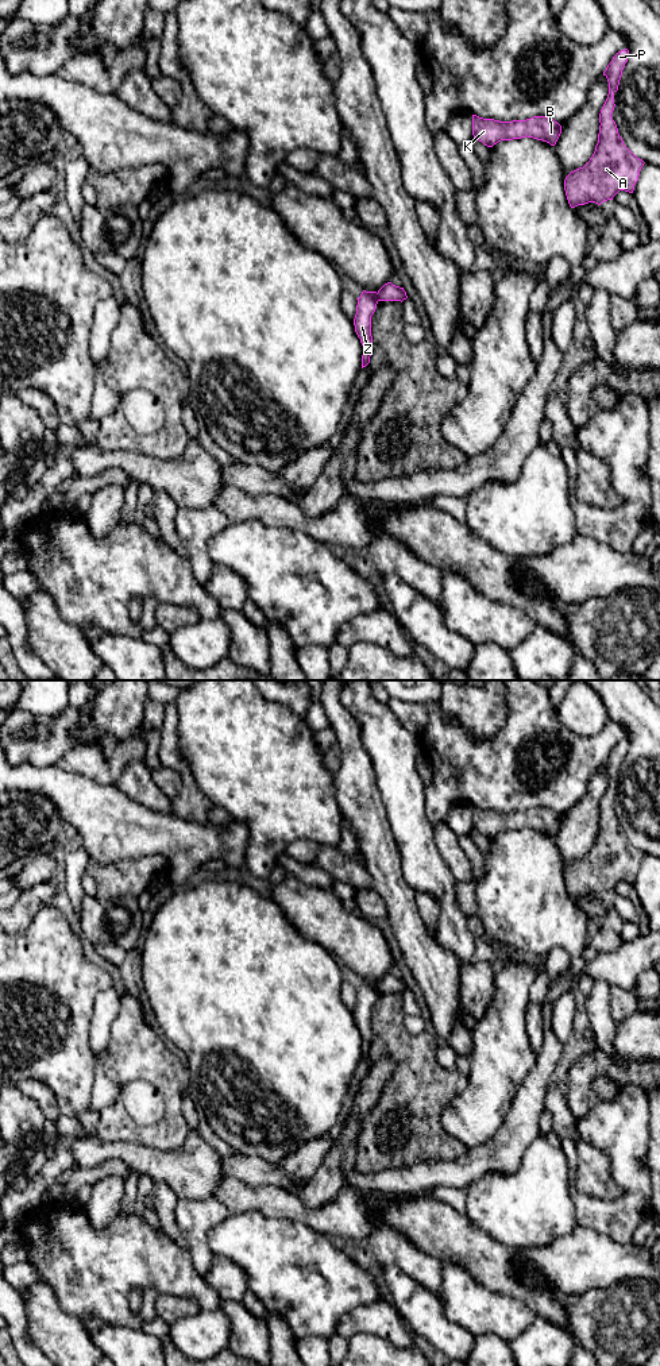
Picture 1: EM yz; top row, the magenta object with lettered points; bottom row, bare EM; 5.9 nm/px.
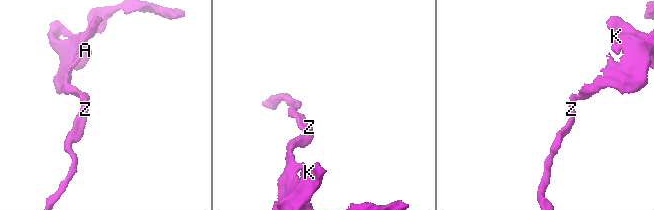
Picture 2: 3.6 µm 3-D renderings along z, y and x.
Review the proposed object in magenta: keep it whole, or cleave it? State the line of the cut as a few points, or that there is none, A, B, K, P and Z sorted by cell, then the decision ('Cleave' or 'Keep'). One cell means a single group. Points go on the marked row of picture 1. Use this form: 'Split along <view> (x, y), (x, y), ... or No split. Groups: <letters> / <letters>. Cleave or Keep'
Split along yz (378, 293), (377, 300). Groups: A B K P / Z. Cleave

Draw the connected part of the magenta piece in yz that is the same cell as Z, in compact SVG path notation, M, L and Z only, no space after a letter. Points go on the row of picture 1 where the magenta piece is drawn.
M363 290L358 300L356 315L354 319L355 332L363 346L362 368L370 363L373 336L371 336L371 316L378 304L377 292Z

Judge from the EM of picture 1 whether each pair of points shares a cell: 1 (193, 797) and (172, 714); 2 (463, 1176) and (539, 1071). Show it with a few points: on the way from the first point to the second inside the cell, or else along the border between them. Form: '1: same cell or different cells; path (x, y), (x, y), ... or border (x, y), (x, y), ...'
1: same cell; path (186, 776), (185, 770), (170, 755), (170, 734)
2: same cell; path (490, 1154), (523, 1122), (529, 1098)

